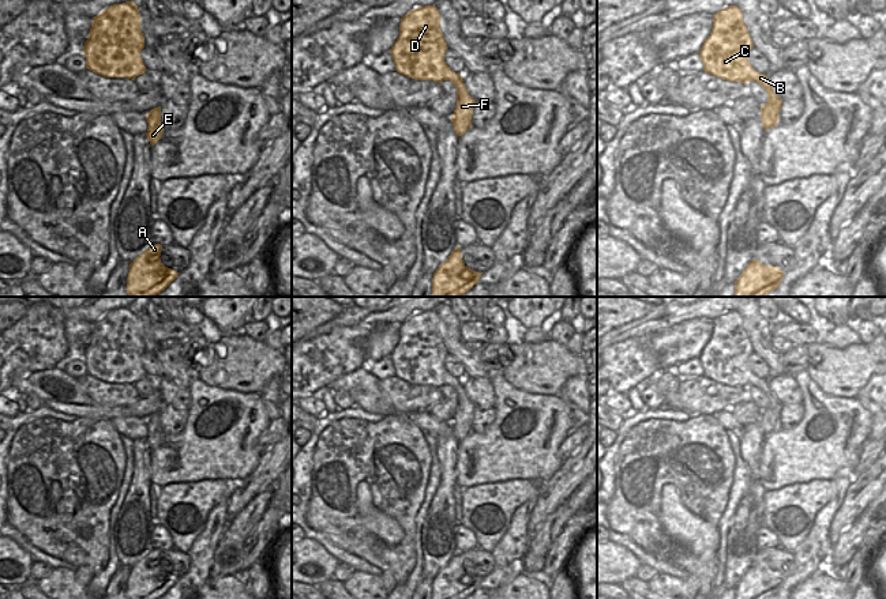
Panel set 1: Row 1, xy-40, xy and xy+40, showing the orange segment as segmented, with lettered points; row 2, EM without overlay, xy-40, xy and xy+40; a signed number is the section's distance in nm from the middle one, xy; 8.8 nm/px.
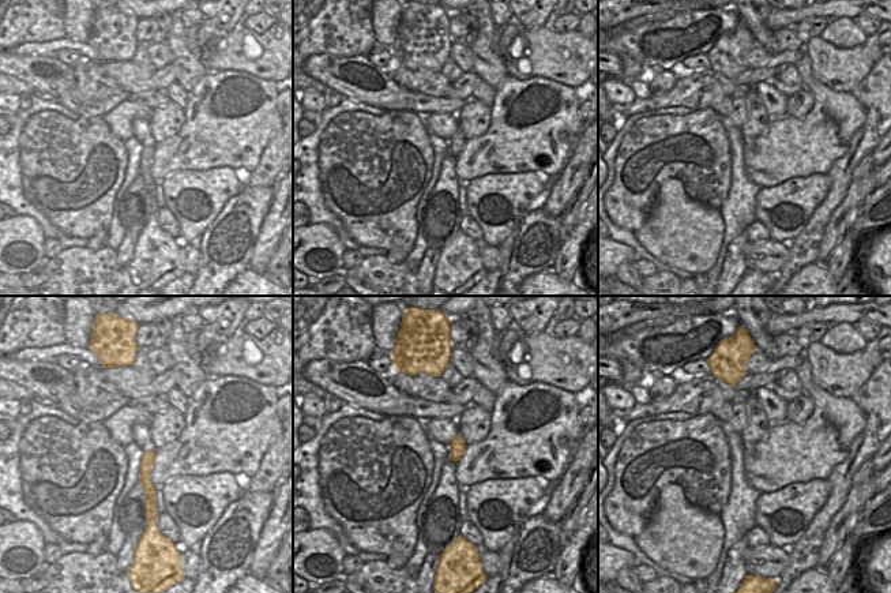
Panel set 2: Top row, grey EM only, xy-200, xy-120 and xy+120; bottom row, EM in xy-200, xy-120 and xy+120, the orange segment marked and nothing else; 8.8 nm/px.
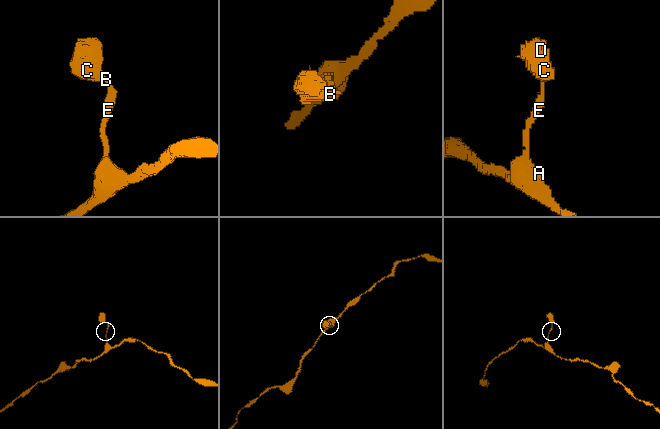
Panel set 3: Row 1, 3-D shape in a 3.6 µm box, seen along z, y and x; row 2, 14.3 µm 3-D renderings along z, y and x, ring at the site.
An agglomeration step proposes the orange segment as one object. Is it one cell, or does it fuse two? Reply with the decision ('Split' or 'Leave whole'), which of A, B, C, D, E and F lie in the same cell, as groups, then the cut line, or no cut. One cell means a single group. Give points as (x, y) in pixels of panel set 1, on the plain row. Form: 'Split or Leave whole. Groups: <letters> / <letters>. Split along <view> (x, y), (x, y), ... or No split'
Leave whole. Groups: A B C D E F. No split

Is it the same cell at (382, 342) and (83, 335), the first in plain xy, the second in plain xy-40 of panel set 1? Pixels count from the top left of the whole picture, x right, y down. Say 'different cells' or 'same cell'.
different cells

